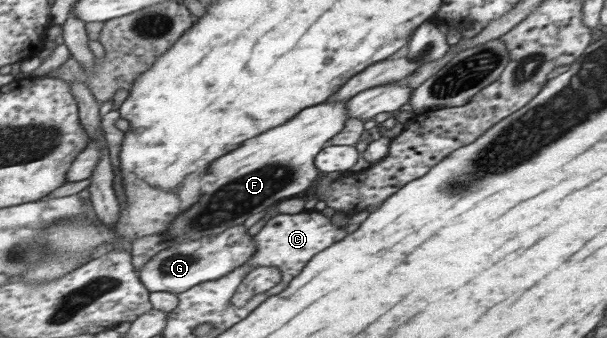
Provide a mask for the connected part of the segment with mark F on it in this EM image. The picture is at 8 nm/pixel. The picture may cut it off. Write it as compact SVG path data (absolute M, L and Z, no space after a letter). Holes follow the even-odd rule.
M323 102L305 108L289 121L270 128L260 136L245 140L245 146L221 156L211 166L209 190L193 204L185 214L169 224L169 230L162 231L164 240L175 239L184 243L217 235L227 228L243 225L249 216L266 211L275 201L296 197L307 190L317 178L320 170L315 167L315 157L345 128L348 102ZM179 238L179 240L177 240Z

